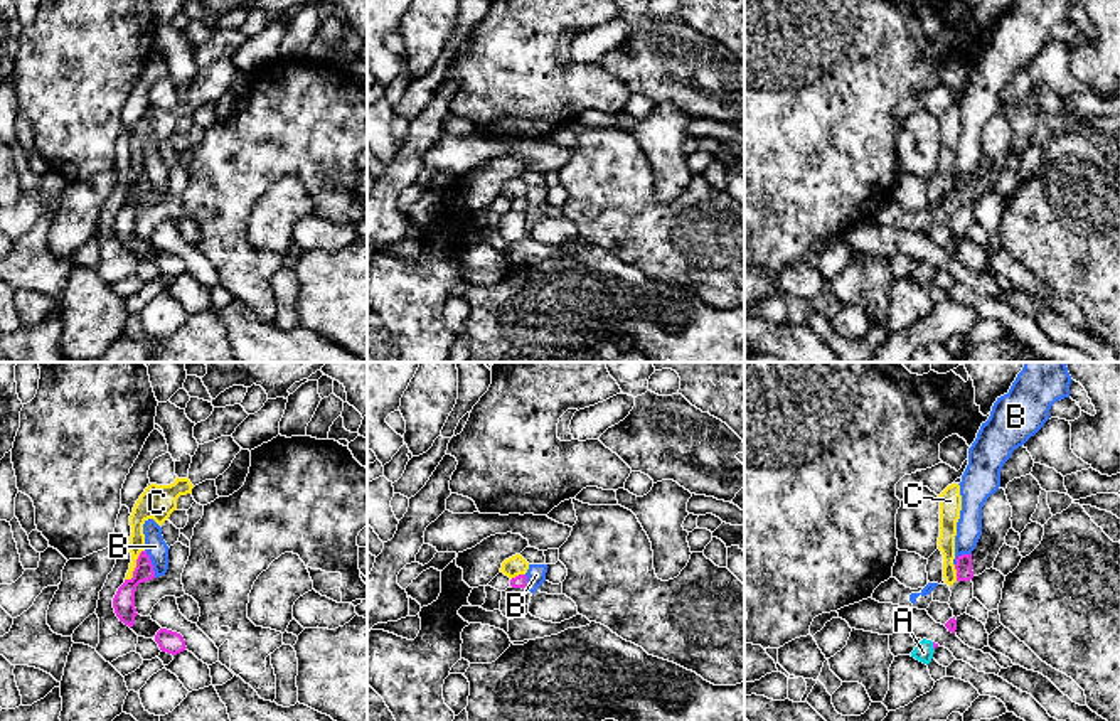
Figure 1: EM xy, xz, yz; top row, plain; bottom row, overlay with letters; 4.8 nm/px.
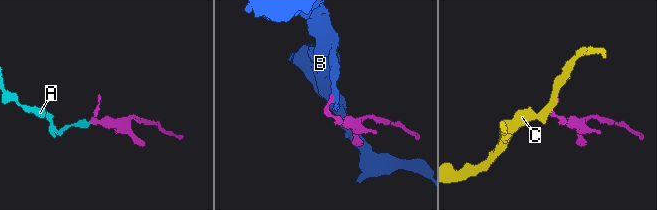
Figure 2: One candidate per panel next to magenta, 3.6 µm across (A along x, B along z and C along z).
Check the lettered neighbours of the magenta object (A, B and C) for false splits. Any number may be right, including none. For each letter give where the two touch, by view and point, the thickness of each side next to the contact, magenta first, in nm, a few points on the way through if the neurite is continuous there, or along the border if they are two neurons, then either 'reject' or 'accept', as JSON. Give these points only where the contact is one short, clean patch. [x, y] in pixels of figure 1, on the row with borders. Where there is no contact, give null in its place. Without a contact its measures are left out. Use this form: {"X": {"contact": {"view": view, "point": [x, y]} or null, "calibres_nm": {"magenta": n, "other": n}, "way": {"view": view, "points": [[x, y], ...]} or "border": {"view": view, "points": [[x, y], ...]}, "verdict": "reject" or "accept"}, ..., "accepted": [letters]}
{"A": {"contact": {"view": "yz", "point": [933, 646]}, "calibres_nm": {"magenta": 20, "other": 90}, "way": {"view": "yz", "points": [[935, 646], [933, 646], [923, 652]]}, "verdict": "accept"}, "B": {"contact": {"view": "xy", "point": [150, 563]}, "calibres_nm": {"magenta": 110, "other": 100}, "border": {"view": "xy", "points": [[145, 550], [155, 576]]}, "verdict": "reject"}, "C": {"contact": {"view": "xy", "point": [137, 566]}, "calibres_nm": {"magenta": 110, "other": 80}, "border": {"view": "xy", "points": [[144, 550], [133, 575], [125, 580]]}, "verdict": "reject"}, "accepted": ["A"]}

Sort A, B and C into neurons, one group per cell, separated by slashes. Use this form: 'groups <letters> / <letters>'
groups A / B / C

